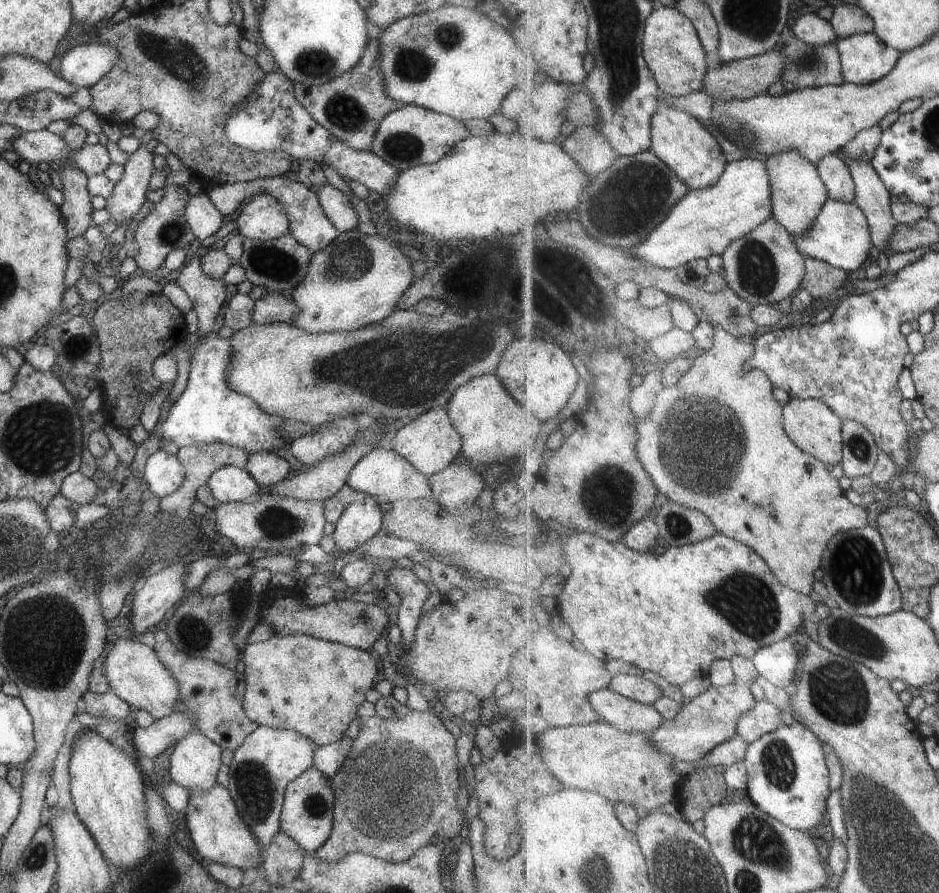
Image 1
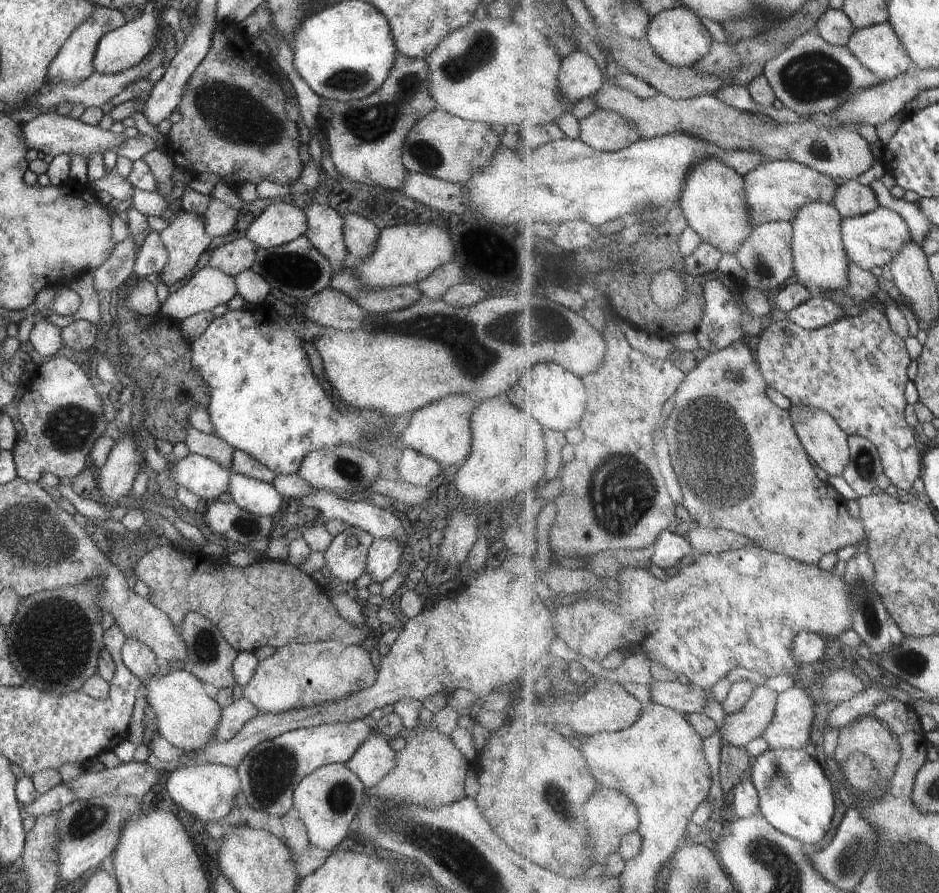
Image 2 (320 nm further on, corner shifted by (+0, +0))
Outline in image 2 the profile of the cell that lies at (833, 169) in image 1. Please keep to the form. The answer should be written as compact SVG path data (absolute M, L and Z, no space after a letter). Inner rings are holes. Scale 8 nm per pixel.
M849 180L838 187L834 205L844 219L860 217L880 207L875 192L868 185Z

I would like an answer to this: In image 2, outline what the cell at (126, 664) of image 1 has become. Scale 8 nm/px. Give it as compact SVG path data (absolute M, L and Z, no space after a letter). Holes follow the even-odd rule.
M173 669L165 673L149 677L141 686L147 705L155 711L157 720L157 734L163 737L169 744L182 750L184 753L192 753L203 748L207 743L213 742L212 736L216 724L221 716L221 709L203 690L203 683L187 671Z

